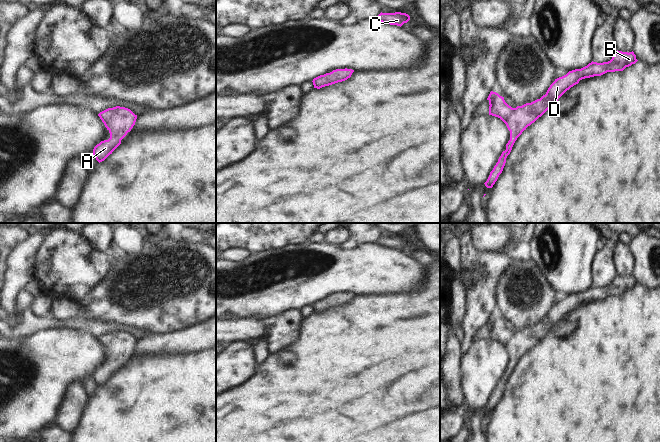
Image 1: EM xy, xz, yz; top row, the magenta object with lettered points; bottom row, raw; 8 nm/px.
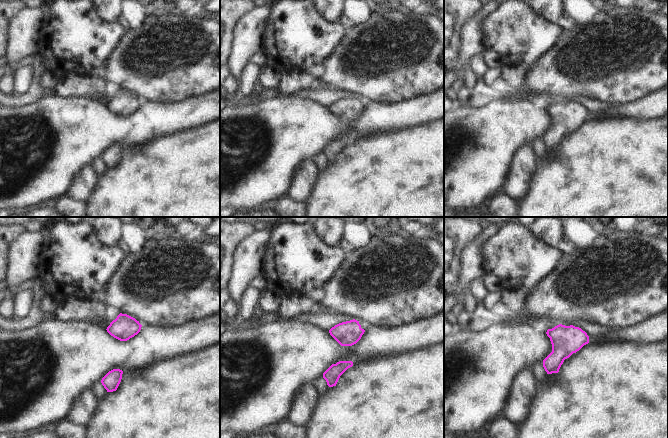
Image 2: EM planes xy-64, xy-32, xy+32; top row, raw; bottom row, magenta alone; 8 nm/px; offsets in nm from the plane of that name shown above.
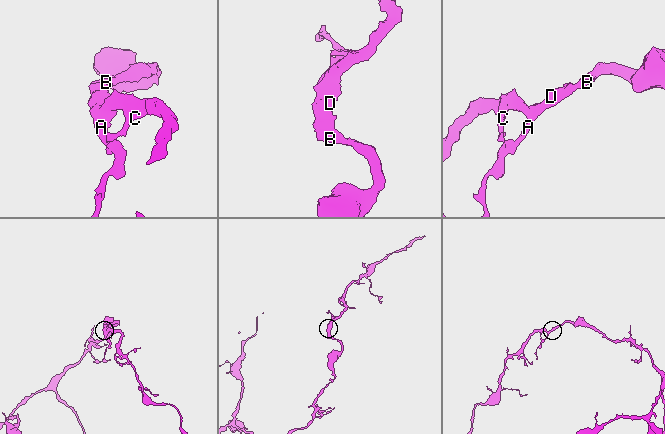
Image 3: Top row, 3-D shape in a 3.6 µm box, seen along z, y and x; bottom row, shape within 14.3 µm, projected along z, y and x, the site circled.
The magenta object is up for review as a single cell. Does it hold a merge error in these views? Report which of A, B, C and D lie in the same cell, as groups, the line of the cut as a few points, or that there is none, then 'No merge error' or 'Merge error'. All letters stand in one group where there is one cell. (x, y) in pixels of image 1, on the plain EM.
Groups: A B C D. No split. No merge error

